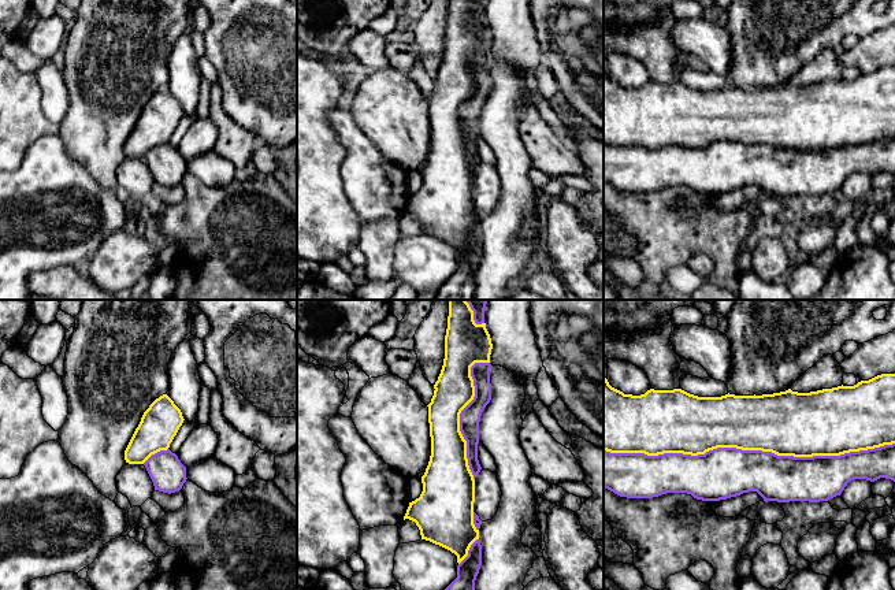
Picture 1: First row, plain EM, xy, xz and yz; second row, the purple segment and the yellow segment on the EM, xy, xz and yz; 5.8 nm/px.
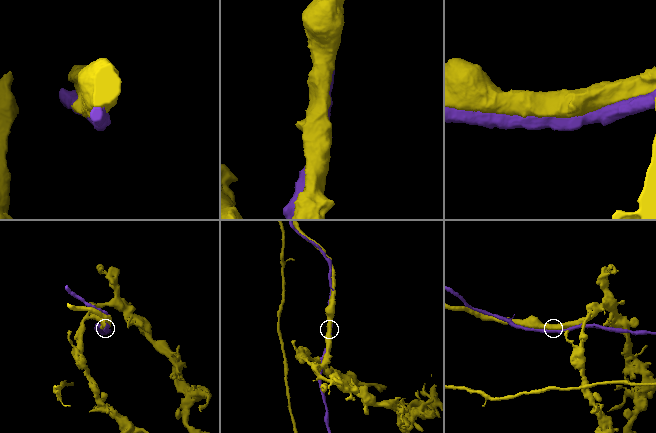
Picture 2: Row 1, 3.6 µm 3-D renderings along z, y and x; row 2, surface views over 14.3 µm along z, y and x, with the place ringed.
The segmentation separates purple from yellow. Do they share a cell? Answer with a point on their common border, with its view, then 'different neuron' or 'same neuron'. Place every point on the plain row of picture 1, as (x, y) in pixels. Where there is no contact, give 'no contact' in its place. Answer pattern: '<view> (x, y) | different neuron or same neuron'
yz (749, 144) | different neuron

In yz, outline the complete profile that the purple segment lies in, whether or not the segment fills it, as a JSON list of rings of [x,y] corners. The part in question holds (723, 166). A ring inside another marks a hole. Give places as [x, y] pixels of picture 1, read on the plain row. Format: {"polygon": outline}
{"polygon": [[[895,137],[840,149],[794,151],[772,145],[717,141],[705,148],[610,146],[604,144],[604,182],[627,192],[653,192],[666,186],[687,186],[702,194],[720,194],[757,185],[765,196],[828,194],[840,189],[848,175],[880,171],[895,175]]]}

